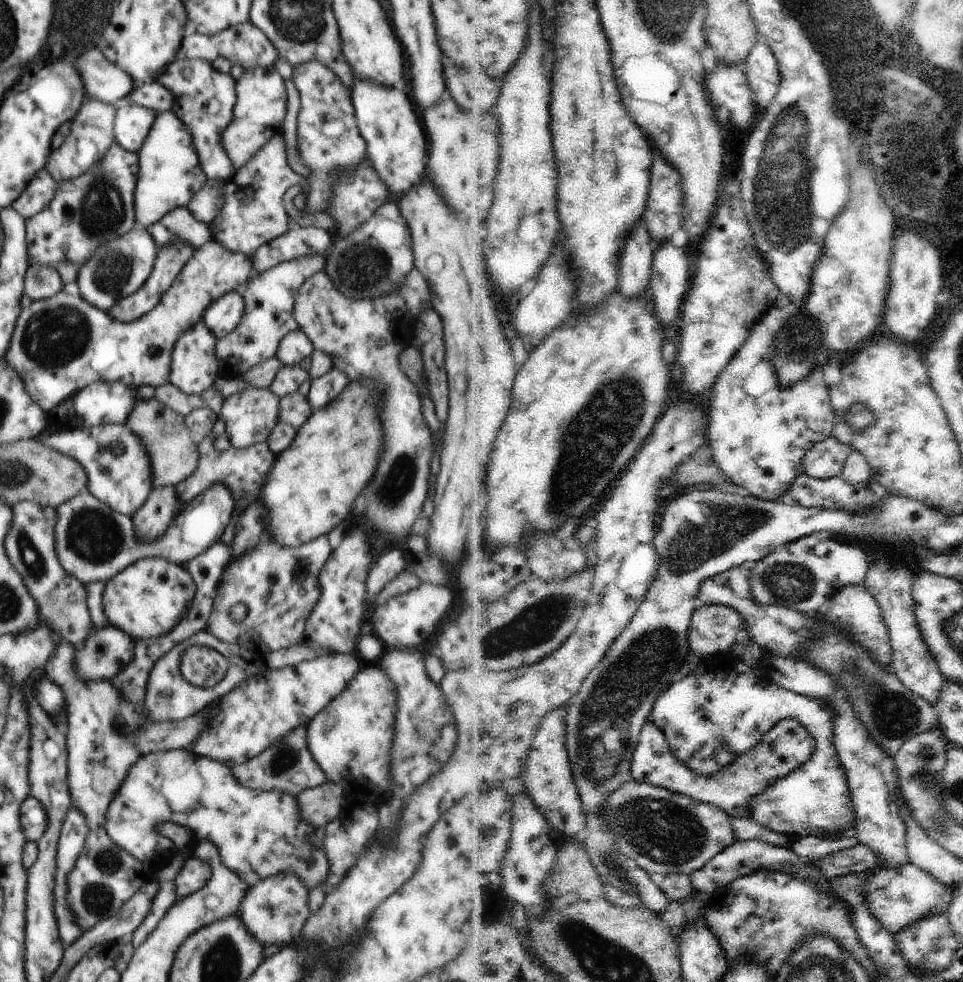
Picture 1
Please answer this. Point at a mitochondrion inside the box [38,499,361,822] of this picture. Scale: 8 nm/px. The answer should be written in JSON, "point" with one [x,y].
{"point":[91,535]}

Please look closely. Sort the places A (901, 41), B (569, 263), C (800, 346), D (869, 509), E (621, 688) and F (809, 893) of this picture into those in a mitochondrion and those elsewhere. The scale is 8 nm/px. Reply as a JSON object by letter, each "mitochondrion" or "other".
{"A":"other","B":"other","C":"mitochondrion","D":"other","E":"mitochondrion","F":"other"}

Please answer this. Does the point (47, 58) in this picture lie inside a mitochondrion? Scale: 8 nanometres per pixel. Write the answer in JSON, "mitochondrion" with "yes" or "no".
{"mitochondrion":"no"}

